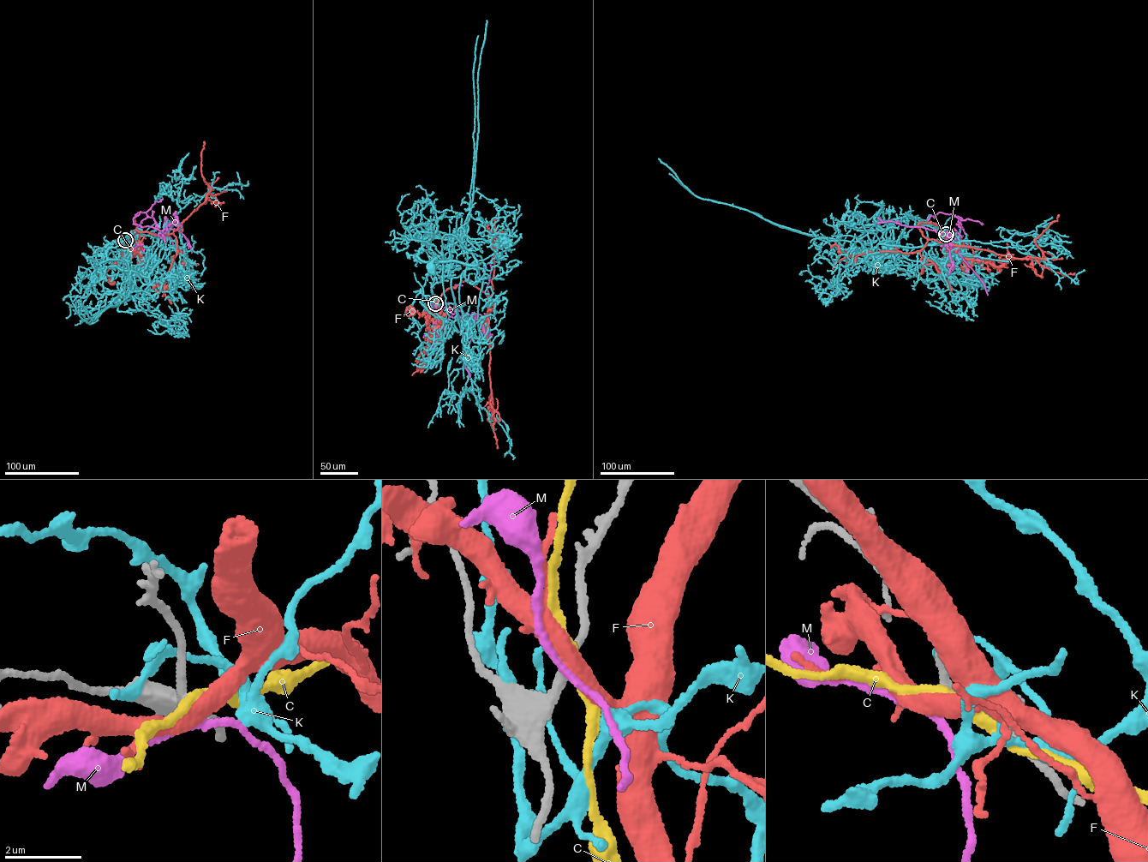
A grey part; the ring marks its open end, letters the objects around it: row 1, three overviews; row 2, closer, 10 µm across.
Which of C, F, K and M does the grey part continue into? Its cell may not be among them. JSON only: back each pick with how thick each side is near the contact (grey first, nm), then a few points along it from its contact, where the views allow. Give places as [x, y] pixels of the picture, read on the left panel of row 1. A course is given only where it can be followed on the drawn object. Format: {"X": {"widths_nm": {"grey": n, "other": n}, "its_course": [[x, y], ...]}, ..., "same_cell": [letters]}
{"same_cell": []}

